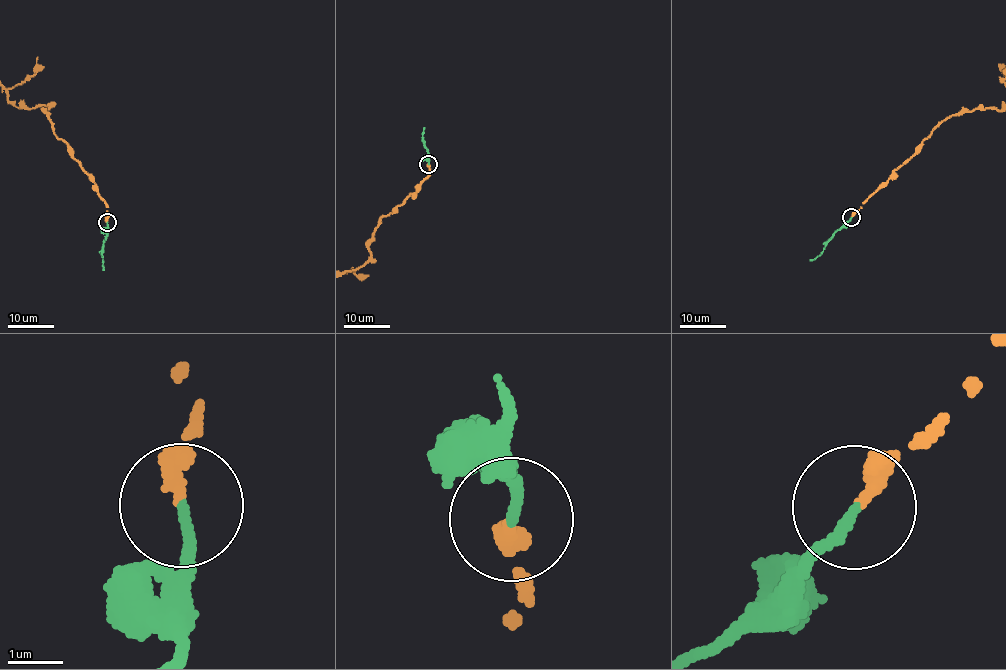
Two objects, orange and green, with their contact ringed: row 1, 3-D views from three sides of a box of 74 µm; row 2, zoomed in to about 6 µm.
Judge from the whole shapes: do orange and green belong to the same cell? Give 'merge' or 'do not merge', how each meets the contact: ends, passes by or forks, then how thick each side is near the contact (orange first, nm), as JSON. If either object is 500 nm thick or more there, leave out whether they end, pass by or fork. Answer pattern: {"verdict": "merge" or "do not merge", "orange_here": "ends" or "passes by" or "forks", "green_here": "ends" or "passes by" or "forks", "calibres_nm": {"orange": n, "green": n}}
{"verdict": "merge", "orange_here": "ends", "green_here": "ends", "calibres_nm": {"orange": 300, "green": 190}}

